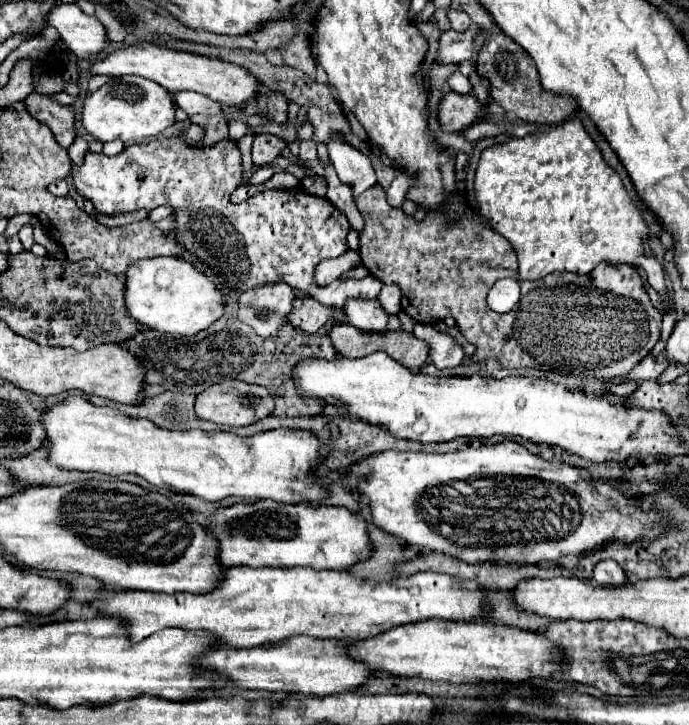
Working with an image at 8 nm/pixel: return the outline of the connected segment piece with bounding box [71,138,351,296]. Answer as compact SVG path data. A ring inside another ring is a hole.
M165 138L165 140L151 140L151 142L145 142L145 144L131 144L127 146L121 154L109 158L105 154L91 154L87 152L85 156L85 162L81 168L73 168L73 182L75 182L75 188L81 196L85 196L87 200L93 202L95 210L99 214L105 214L105 216L117 216L117 214L123 214L123 212L131 212L131 210L153 210L157 206L169 206L173 208L173 222L175 222L175 240L177 244L187 252L187 256L197 262L199 266L203 268L209 268L211 270L211 278L213 282L217 284L217 288L221 288L223 292L245 292L245 290L253 290L253 288L259 288L259 286L265 286L265 284L275 284L275 282L285 282L289 284L293 290L299 290L303 294L317 294L317 284L313 280L313 268L315 264L319 264L321 260L325 258L337 258L341 254L345 254L349 250L347 246L347 234L351 230L349 226L349 220L347 216L337 210L327 198L319 198L319 196L313 196L313 194L307 194L303 192L301 188L291 188L291 190L269 190L269 194L255 194L251 196L249 200L241 202L241 204L233 204L231 202L231 194L235 192L237 186L241 186L245 182L243 178L243 166L241 166L241 152L237 148L237 144L233 140L221 140L217 142L215 146L209 146L209 148L191 148L191 146L185 146L185 144L179 144L177 140L173 138Z

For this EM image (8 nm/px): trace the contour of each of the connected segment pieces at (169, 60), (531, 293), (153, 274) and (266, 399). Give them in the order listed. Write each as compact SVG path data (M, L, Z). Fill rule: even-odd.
M147 44L143 46L127 46L121 50L115 50L107 54L105 58L97 60L91 64L91 74L95 76L125 76L125 74L135 74L149 78L157 84L161 84L169 94L193 90L199 94L205 94L207 98L215 102L223 102L227 106L239 106L253 98L257 94L259 82L255 76L245 72L245 68L223 62L219 58L209 58L209 56L197 56L191 52L181 52L181 50L171 50L159 44Z
M379 184L371 186L357 198L357 210L365 218L365 228L359 238L359 256L371 276L383 284L397 284L403 292L401 310L407 312L419 324L435 324L441 318L453 316L459 332L477 346L469 364L495 358L505 368L529 368L541 366L545 372L557 372L563 376L577 376L581 380L613 382L627 376L657 344L661 334L663 314L651 304L643 290L643 280L635 266L599 266L587 276L575 276L559 272L545 276L537 282L521 282L521 300L507 314L493 312L485 298L489 288L499 278L517 278L517 260L513 248L497 232L491 232L479 218L477 210L465 206L457 194L445 198L447 204L439 206L421 222L407 216L401 208L393 208L385 200L385 190Z
M179 256L135 260L125 272L125 308L139 324L179 336L195 336L223 314L223 298L215 284Z
M241 380L221 382L207 390L203 390L195 400L195 414L201 420L209 420L221 426L249 426L273 412L273 396L255 384L247 384Z

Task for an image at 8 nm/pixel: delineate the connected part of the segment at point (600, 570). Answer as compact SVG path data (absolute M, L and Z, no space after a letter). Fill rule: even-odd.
M601 560L593 568L593 580L597 584L621 584L627 578L625 578L623 568L617 562L613 562L613 560Z

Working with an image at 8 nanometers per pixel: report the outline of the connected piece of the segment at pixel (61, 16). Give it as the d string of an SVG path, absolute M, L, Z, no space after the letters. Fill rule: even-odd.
M55 4L45 14L45 26L55 28L61 34L61 40L81 60L97 56L107 46L103 24L99 24L95 16L83 14L77 4Z

